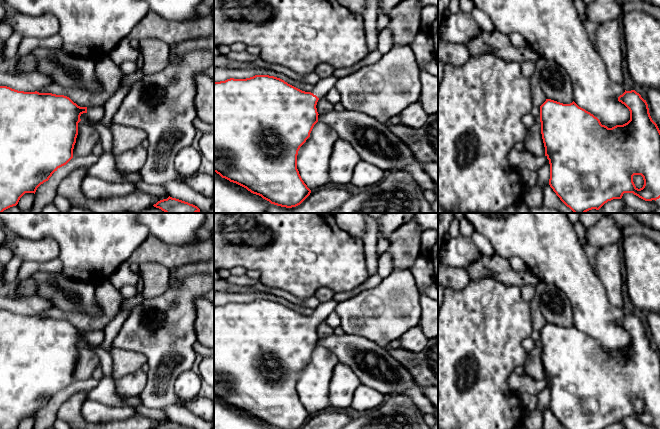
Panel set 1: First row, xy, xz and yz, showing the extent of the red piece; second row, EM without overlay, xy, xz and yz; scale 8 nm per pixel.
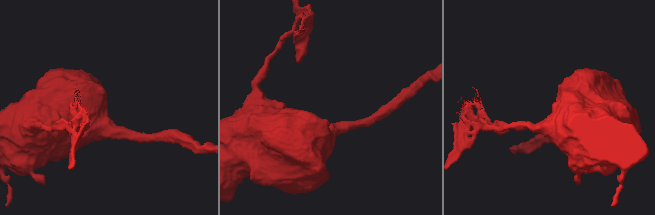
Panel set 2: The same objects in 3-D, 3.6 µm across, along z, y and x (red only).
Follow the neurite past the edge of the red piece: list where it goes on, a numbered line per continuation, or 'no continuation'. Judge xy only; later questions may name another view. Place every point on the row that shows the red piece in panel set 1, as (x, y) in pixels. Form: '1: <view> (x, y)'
1: xy (92, 112)

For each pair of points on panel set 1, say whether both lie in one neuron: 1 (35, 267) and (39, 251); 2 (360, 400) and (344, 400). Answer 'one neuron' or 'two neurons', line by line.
1: two neurons
2: two neurons

